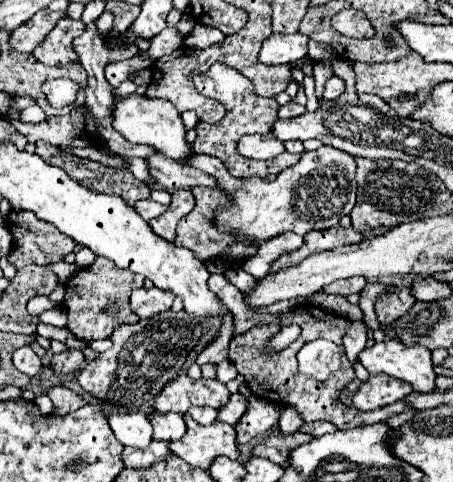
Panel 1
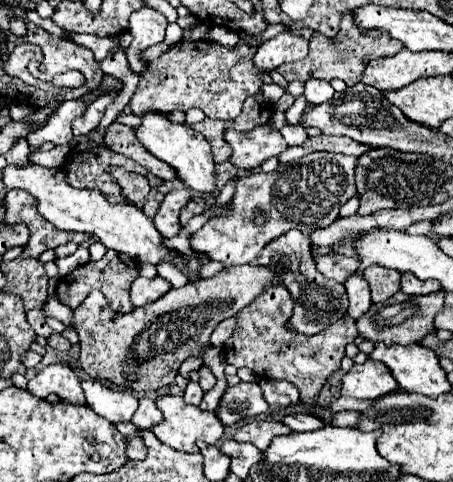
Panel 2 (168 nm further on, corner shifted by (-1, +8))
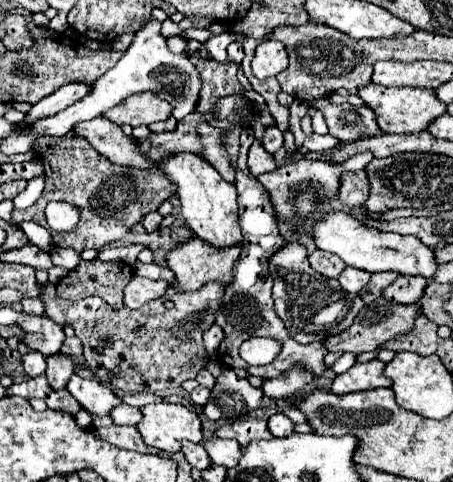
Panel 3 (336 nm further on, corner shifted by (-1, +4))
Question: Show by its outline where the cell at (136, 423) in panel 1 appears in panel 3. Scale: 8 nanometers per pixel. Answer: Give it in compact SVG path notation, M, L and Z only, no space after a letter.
M72 376L66 390L80 402L82 408L86 408L92 416L110 416L110 412L124 404L118 394L114 394L106 384L100 380L84 380L80 376Z

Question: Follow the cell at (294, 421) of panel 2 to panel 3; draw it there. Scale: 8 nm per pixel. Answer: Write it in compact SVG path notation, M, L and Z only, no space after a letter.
M282 412L270 416L270 420L268 420L268 428L274 436L290 436L290 434L294 434L294 426L296 424Z

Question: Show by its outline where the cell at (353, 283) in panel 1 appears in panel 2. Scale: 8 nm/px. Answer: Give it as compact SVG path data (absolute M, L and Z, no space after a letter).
M328 252L328 254L318 254L316 256L316 268L326 276L336 282L346 282L346 278L356 272L360 266L360 260L354 256L344 256L340 252Z

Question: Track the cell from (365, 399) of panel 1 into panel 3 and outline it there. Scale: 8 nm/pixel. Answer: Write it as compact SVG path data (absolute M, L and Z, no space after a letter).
M370 360L366 364L354 364L348 372L336 376L336 380L332 384L332 392L342 396L342 394L350 394L350 392L390 386L392 380L388 380L382 374L382 370L384 370L384 362L380 362L380 360Z

